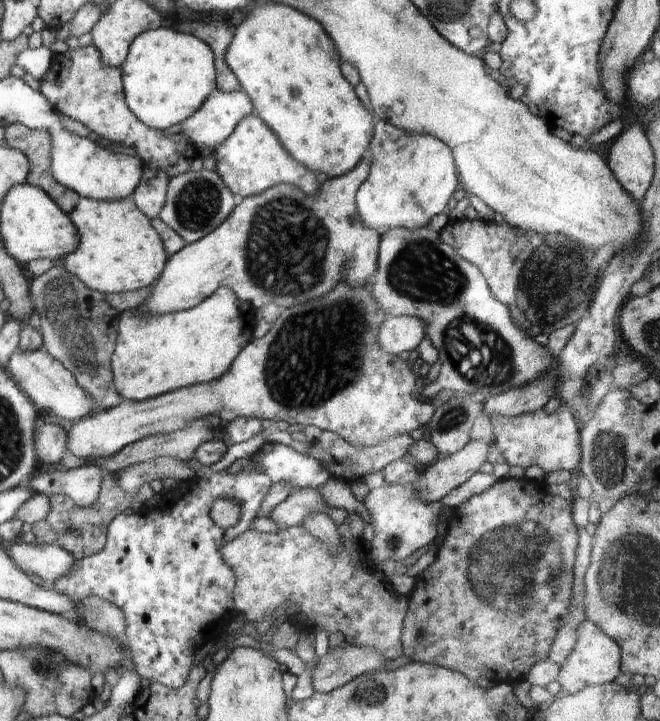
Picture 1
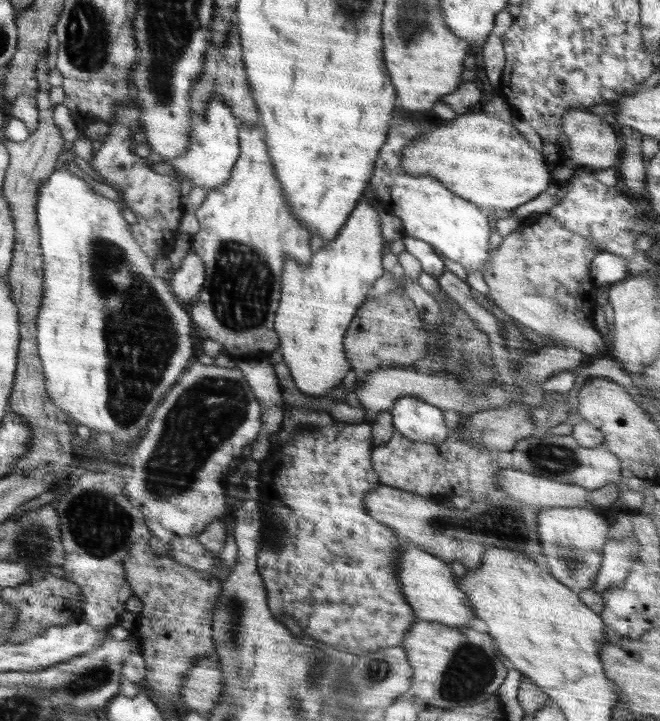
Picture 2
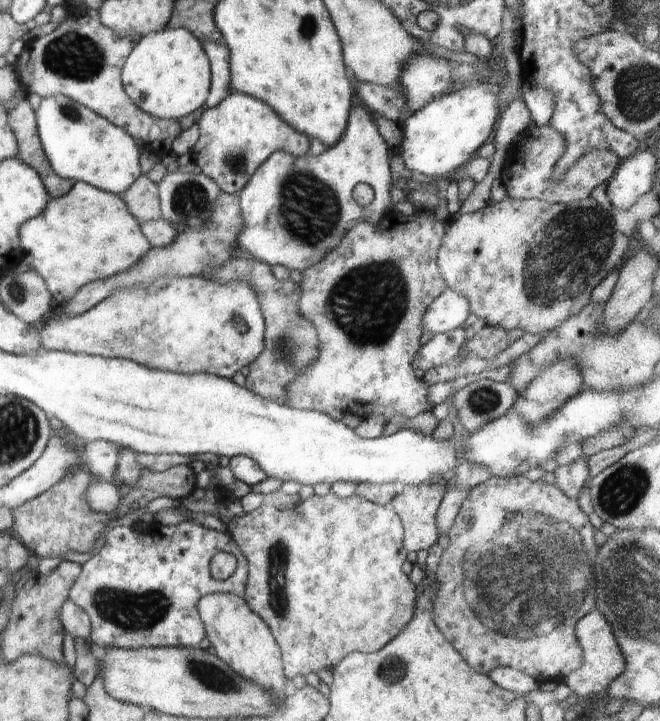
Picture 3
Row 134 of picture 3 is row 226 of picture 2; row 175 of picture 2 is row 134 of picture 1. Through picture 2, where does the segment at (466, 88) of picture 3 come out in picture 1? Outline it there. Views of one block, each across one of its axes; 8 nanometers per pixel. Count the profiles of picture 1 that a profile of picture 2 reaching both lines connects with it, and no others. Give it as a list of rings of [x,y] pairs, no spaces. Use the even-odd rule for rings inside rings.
[[[373,120],[372,140],[368,144],[367,155],[369,155],[370,172],[368,178],[361,184],[356,195],[356,210],[360,216],[360,222],[364,222],[365,228],[372,228],[378,234],[383,235],[390,228],[422,228],[436,216],[445,212],[452,194],[458,186],[456,166],[452,162],[452,154],[446,144],[440,144],[442,140],[432,136],[416,136],[406,130],[394,128],[390,122],[384,120]]]

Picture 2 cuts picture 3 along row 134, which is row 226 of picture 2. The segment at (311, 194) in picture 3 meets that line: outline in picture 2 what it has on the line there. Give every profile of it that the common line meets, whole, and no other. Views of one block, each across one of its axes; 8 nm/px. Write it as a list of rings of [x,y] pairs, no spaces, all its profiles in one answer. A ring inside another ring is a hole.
[[[364,196],[359,198],[359,201],[356,203],[354,210],[350,213],[346,224],[340,229],[339,235],[336,236],[334,240],[329,240],[324,242],[324,246],[320,248],[317,252],[312,255],[310,262],[307,265],[301,265],[297,263],[297,260],[286,259],[283,264],[284,272],[282,272],[281,279],[281,295],[280,295],[280,306],[275,312],[275,331],[279,338],[279,346],[281,353],[283,354],[283,361],[287,364],[290,369],[292,378],[295,382],[297,388],[308,395],[322,396],[326,392],[329,392],[331,388],[336,387],[338,384],[341,384],[341,381],[345,377],[348,370],[351,369],[350,363],[347,361],[347,356],[344,350],[343,338],[346,334],[347,328],[349,327],[350,321],[354,318],[356,311],[359,306],[366,300],[367,294],[380,276],[383,276],[385,269],[383,268],[383,248],[388,245],[388,242],[384,240],[382,231],[381,231],[381,220],[378,214],[378,211],[375,209],[375,206]]]

